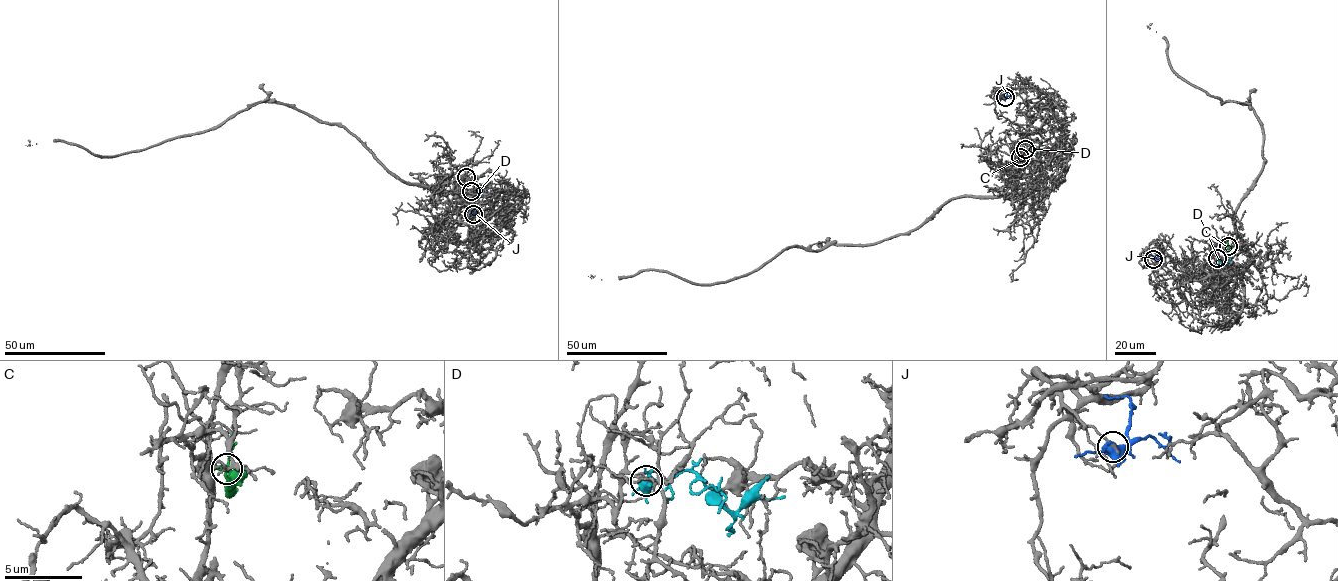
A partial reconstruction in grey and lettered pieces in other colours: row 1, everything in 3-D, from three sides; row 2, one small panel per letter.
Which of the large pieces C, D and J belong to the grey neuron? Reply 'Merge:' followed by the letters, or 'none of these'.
Merge: none of these

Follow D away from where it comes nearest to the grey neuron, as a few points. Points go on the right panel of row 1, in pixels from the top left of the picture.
D: (1217, 258), (1220, 262), (1228, 263), (1231, 258)

